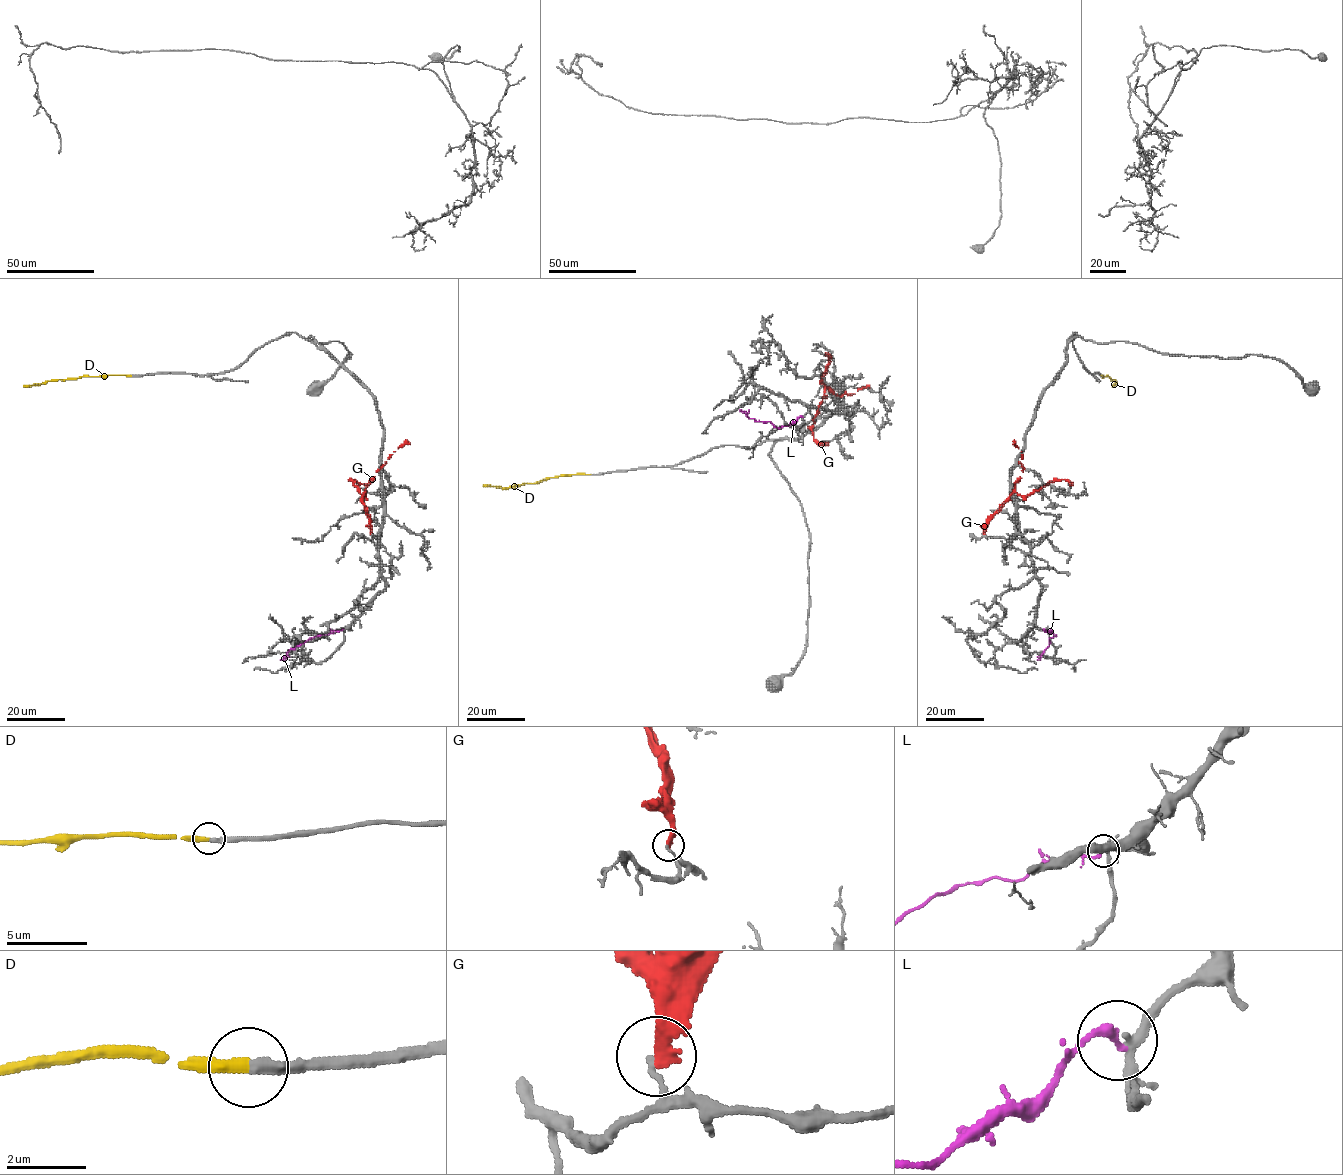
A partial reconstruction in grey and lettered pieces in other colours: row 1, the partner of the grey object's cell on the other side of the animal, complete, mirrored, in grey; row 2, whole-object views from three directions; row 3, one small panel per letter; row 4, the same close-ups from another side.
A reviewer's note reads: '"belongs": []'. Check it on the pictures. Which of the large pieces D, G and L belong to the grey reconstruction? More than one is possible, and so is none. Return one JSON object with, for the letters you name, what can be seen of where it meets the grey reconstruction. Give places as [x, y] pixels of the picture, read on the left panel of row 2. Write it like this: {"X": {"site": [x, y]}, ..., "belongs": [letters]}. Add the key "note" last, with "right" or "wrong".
{"D": {"site": [131, 375]}, "belongs": ["D"], "note": "wrong"}

